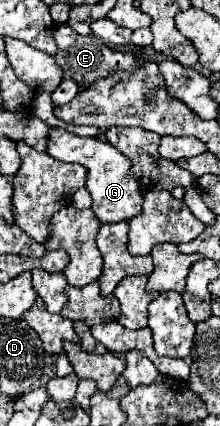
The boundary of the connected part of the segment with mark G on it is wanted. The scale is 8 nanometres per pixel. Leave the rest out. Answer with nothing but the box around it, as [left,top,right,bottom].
[46,127,142,223]

